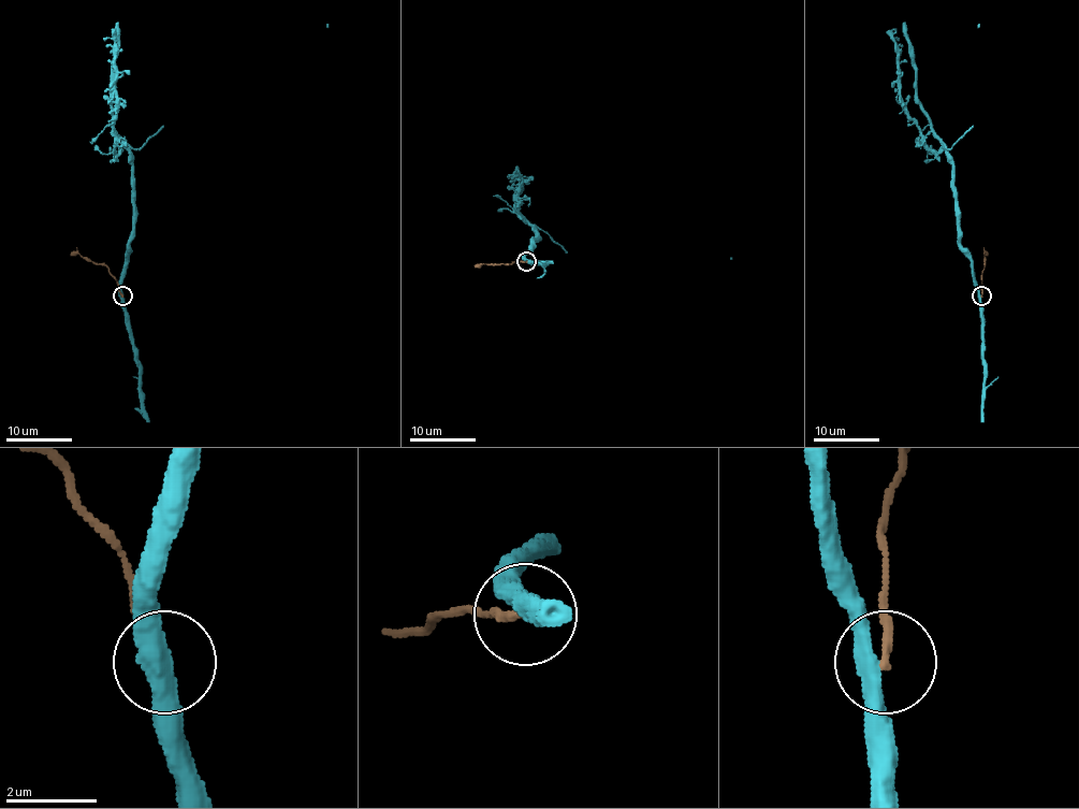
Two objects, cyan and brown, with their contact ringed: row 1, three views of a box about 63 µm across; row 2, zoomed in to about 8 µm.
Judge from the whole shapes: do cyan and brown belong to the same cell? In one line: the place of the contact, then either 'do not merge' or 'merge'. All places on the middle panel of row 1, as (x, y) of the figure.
(526, 261) | do not merge

